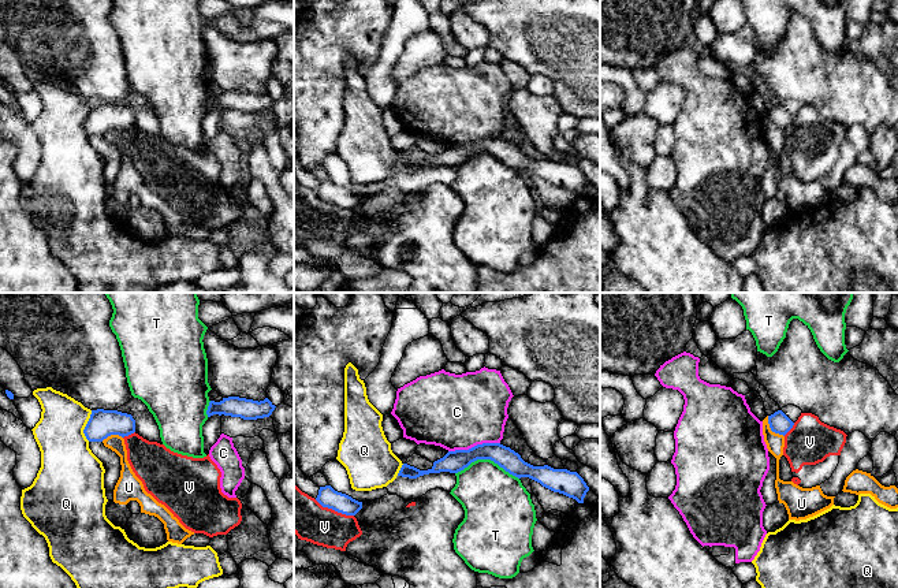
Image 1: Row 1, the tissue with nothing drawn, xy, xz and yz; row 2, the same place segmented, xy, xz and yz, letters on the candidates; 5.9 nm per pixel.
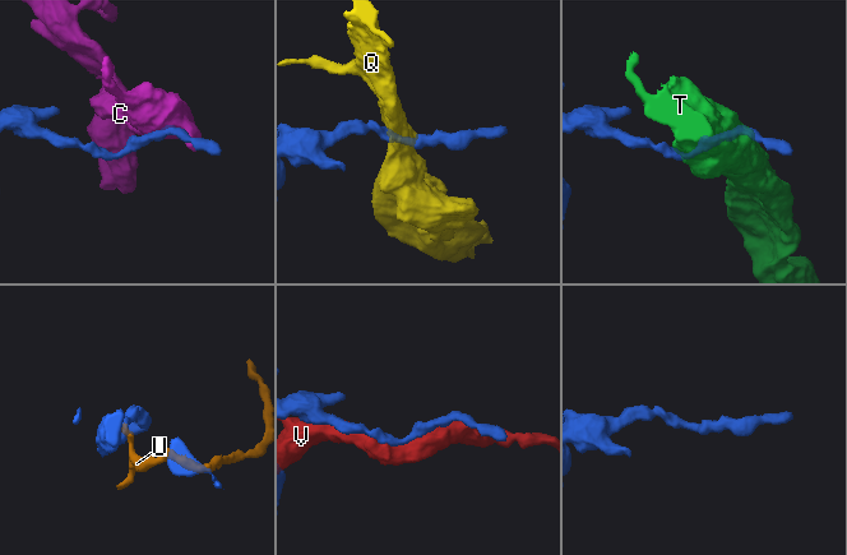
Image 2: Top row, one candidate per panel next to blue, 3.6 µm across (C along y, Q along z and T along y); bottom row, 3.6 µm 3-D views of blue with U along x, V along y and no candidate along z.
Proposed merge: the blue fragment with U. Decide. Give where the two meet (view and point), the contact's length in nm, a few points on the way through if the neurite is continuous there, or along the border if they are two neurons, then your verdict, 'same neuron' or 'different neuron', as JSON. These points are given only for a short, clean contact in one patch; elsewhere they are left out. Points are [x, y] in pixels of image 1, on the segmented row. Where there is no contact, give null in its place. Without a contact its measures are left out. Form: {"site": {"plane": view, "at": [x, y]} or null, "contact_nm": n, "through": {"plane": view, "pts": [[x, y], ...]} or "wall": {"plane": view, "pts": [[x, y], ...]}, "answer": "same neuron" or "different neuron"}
{"site": {"plane": "yz", "at": [771, 430]}, "contact_nm": 160, "wall": {"plane": "yz", "pts": [[767, 416], [770, 428], [783, 436]]}, "answer": "different neuron"}

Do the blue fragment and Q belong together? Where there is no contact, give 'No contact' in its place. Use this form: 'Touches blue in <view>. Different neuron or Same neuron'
Touches blue in xy. Different neuron

